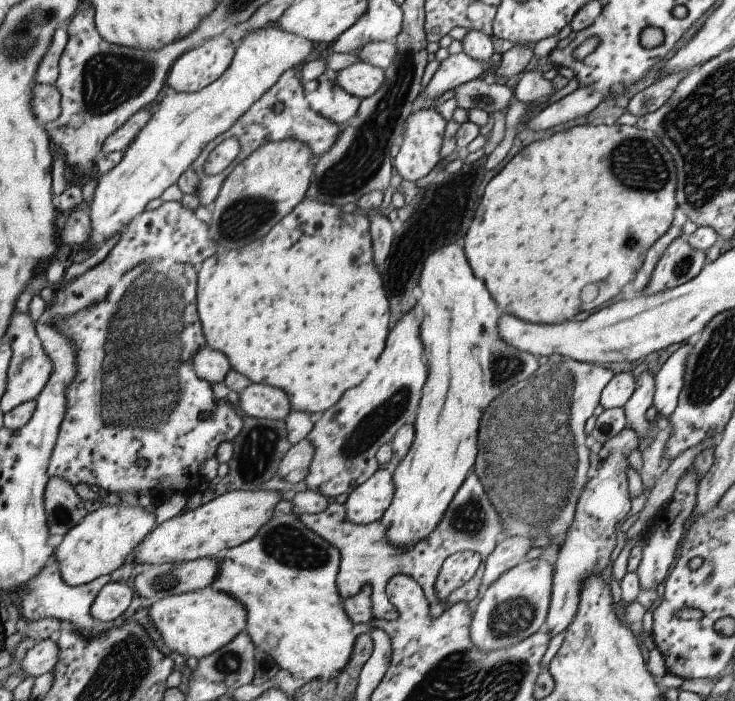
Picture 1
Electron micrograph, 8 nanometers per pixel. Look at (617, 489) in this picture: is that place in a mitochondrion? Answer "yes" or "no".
no

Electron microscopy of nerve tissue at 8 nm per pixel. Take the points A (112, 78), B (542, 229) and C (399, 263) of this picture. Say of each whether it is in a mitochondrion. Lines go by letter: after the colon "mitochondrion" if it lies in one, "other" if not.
A: mitochondrion
B: other
C: mitochondrion

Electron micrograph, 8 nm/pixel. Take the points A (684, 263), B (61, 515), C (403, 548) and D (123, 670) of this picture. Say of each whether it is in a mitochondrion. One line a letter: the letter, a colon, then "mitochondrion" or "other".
A: mitochondrion
B: mitochondrion
C: other
D: mitochondrion

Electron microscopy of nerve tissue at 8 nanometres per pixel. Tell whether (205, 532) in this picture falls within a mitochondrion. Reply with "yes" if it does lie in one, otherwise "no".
no

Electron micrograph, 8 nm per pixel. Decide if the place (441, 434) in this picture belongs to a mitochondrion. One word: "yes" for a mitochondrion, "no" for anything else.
no

